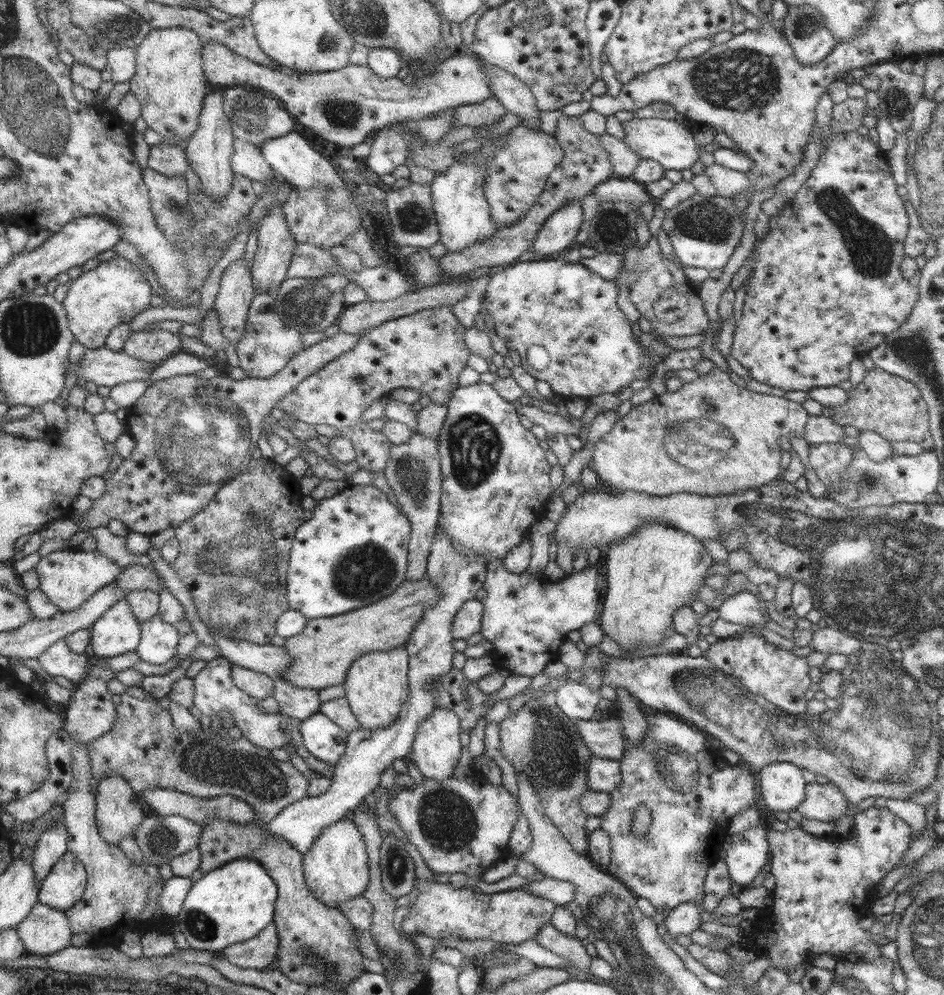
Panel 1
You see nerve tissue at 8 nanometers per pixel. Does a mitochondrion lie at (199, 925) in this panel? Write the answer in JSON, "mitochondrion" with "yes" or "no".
{"mitochondrion":"yes"}

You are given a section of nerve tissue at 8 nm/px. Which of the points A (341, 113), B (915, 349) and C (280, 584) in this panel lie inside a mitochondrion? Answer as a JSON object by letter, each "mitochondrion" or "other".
{"A":"mitochondrion","B":"mitochondrion","C":"other"}

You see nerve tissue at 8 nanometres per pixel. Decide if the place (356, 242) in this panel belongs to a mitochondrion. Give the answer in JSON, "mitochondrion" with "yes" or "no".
{"mitochondrion":"no"}

